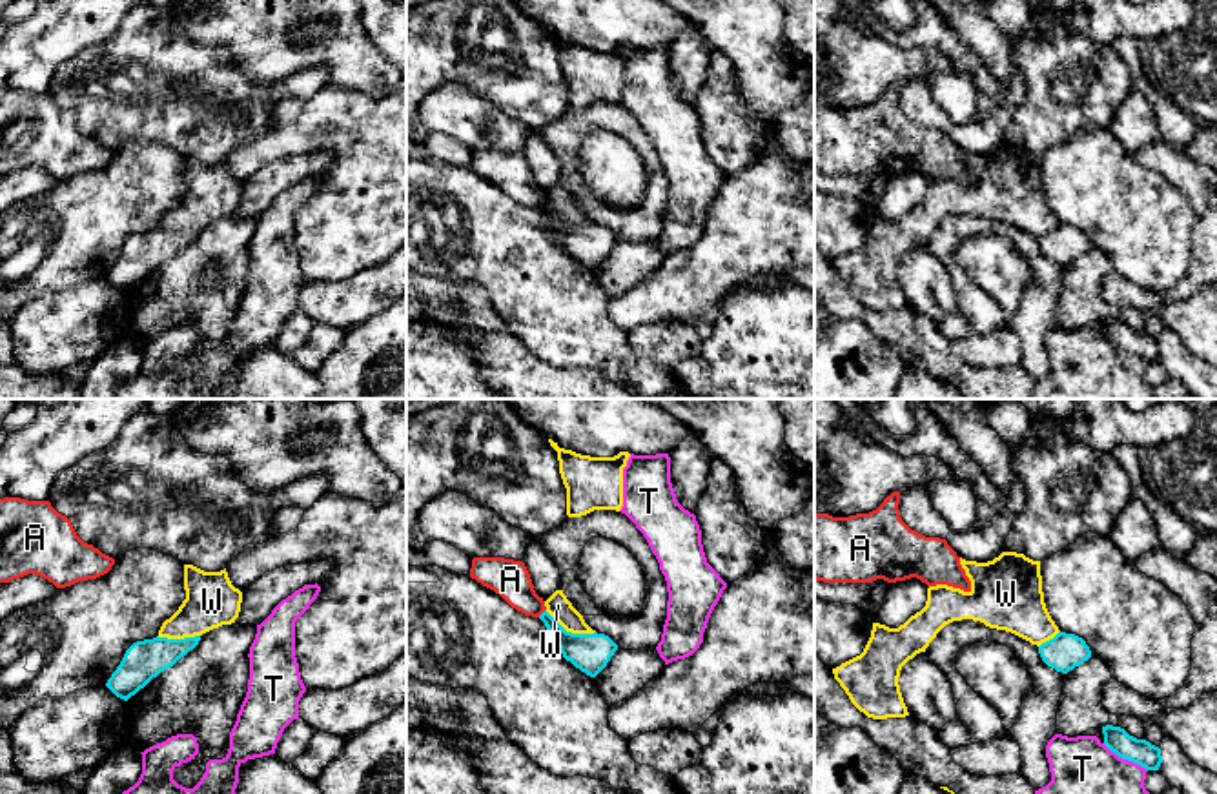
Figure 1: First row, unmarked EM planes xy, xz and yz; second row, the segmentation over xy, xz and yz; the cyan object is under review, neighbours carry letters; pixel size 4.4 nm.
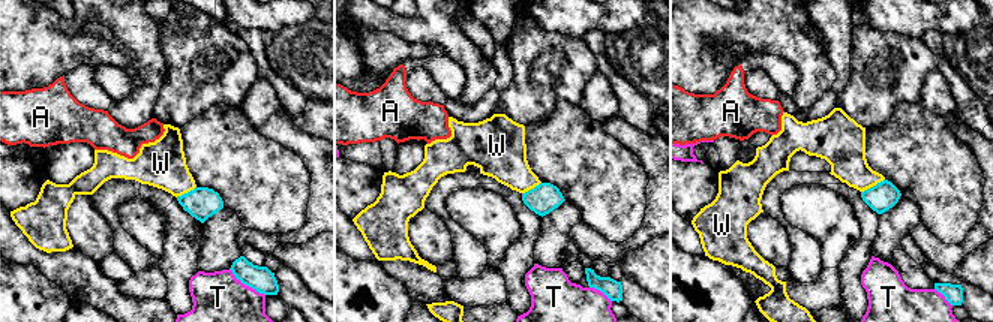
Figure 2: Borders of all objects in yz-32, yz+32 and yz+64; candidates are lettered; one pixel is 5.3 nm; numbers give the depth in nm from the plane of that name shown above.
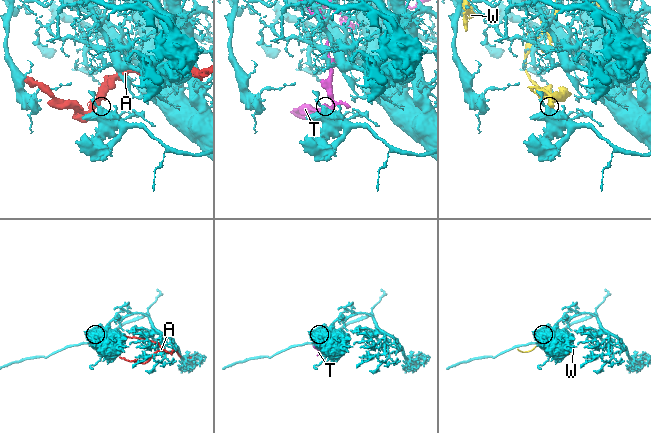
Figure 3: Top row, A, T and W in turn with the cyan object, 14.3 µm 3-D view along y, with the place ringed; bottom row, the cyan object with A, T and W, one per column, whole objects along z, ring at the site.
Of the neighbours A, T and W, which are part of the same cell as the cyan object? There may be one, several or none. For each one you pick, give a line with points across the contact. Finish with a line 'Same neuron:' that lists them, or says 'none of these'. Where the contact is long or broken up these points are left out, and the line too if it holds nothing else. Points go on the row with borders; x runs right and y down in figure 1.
Same neuron: none of these

